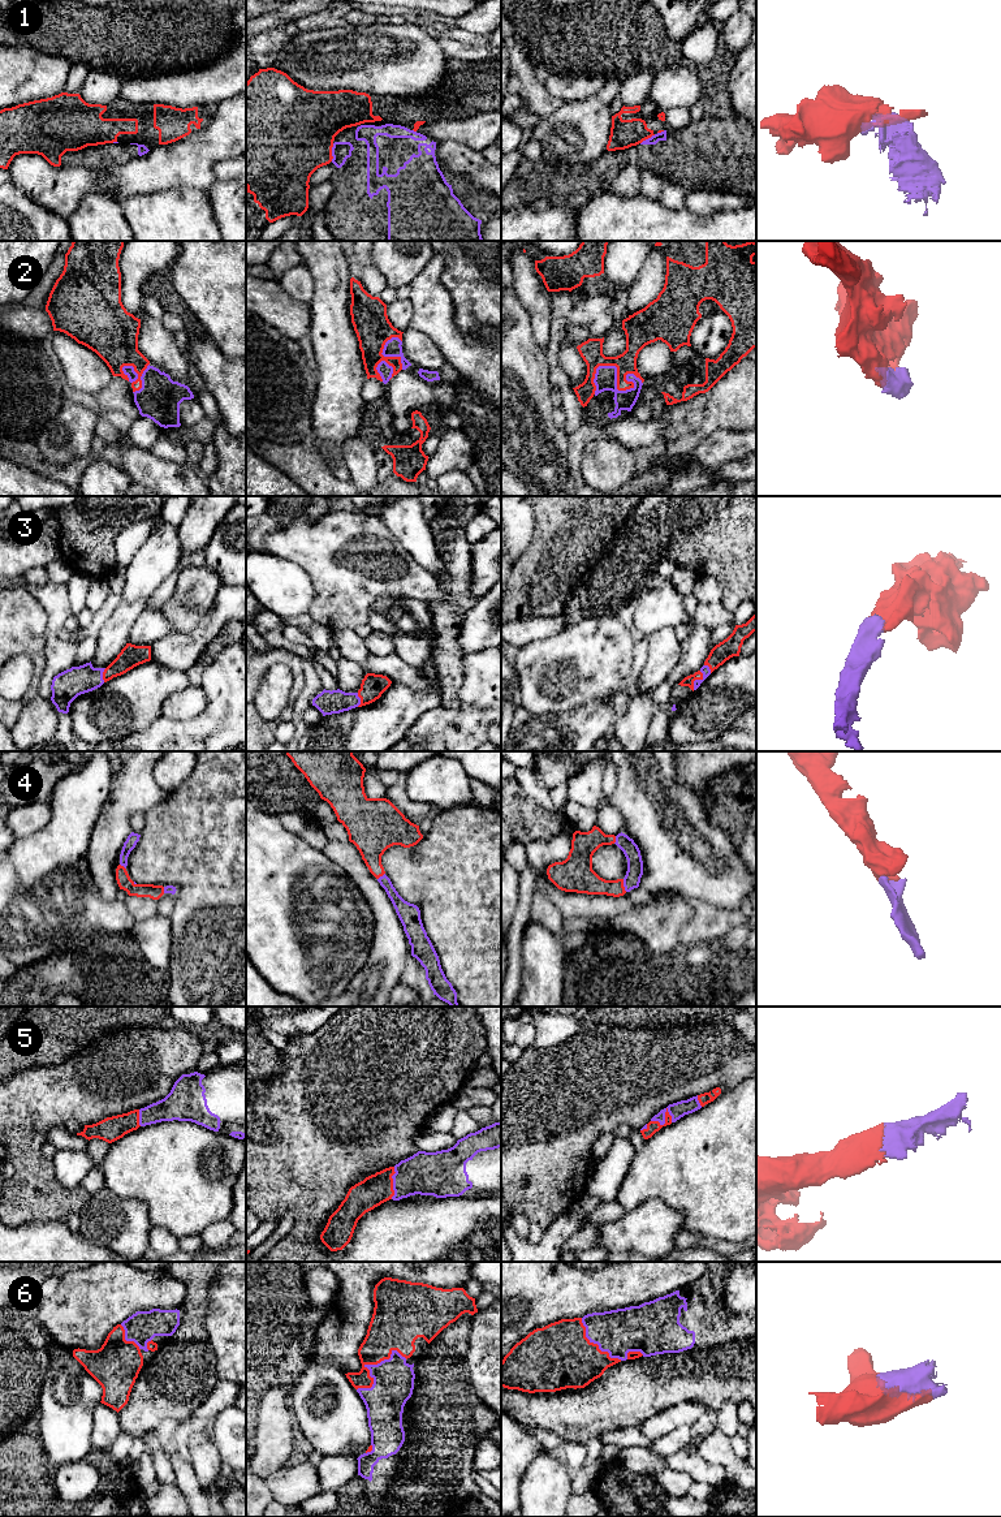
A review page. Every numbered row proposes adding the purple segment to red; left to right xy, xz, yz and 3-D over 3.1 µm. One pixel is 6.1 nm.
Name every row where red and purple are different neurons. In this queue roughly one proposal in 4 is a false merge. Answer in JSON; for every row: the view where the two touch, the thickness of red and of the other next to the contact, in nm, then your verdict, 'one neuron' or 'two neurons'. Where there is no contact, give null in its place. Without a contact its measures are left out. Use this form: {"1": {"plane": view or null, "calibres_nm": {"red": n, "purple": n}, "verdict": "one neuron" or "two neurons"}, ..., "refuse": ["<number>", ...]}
{"1": {"plane": "xz", "calibres_nm": {"red": 480, "purple": 110}, "verdict": "two neurons"}, "2": {"plane": "yz", "calibres_nm": {"red": 140, "purple": 140}, "verdict": "one neuron"}, "3": {"plane": "yz", "calibres_nm": {"red": 60, "purple": 60}, "verdict": "one neuron"}, "4": {"plane": "yz", "calibres_nm": {"red": 170, "purple": 100}, "verdict": "one neuron"}, "5": {"plane": "yz", "calibres_nm": {"red": 80, "purple": 100}, "verdict": "one neuron"}, "6": {"plane": "xz", "calibres_nm": {"red": 260, "purple": 260}, "verdict": "one neuron"}, "refuse": ["1"]}

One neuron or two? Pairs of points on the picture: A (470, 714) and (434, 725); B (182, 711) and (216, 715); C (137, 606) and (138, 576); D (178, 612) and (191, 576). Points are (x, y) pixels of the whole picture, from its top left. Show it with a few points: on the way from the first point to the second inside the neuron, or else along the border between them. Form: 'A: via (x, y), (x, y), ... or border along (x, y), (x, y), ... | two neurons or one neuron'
A: via (461, 720), (443, 723) | one neuron
B: border along (205, 690), (206, 707), (197, 716), (169, 719) | two neurons
C: border along (149, 597), (121, 602) | two neurons
D: via (180, 603), (185, 591), (191, 585) | one neuron

